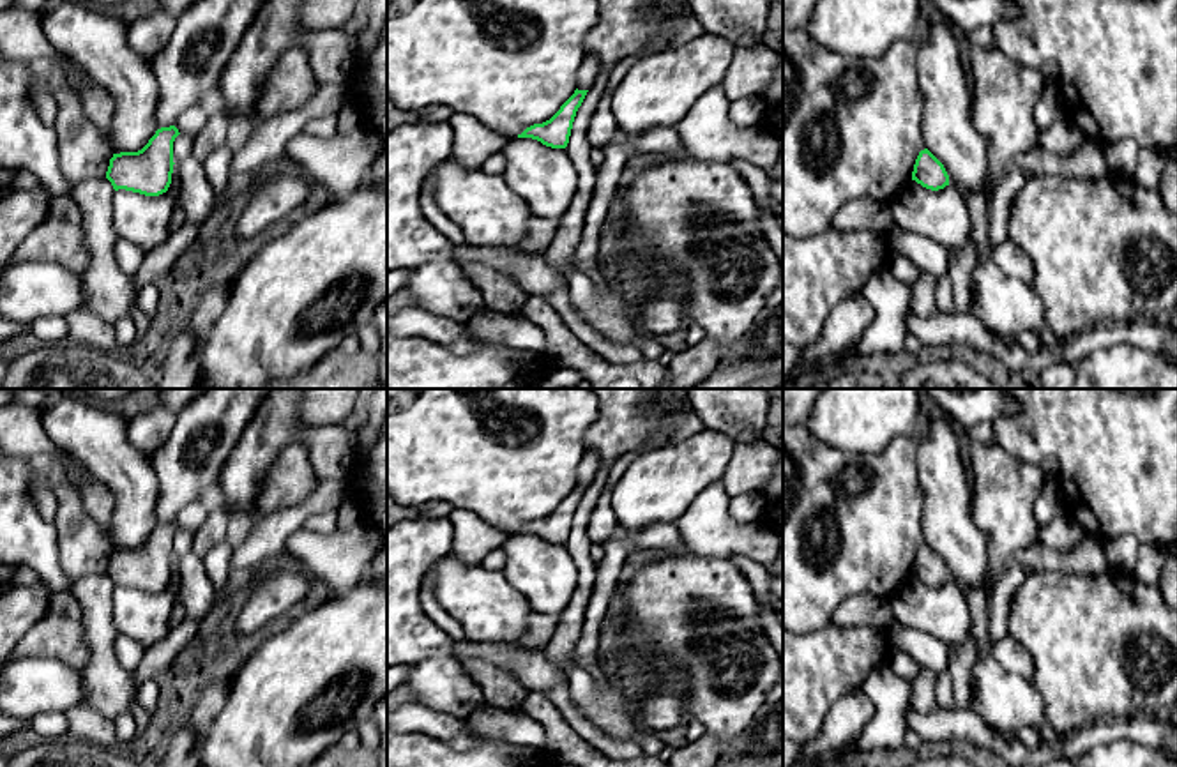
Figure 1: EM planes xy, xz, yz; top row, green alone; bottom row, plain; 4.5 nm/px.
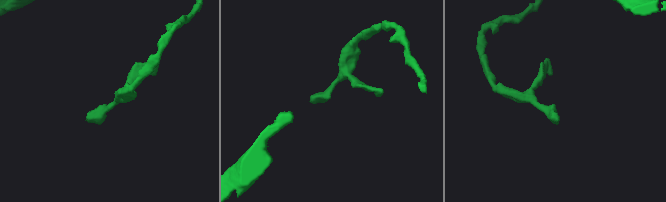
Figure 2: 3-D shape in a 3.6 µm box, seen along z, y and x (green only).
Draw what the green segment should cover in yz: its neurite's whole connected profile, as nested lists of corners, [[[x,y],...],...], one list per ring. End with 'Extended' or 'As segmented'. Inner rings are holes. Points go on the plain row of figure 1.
[[[928,544],[919,548],[912,567],[912,576],[931,587],[949,581],[949,571],[944,560]]]. As segmented

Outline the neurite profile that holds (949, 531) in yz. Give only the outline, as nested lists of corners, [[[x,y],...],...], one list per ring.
[[[923,419],[914,438],[924,495],[924,541],[944,560],[951,581],[960,589],[986,590],[986,535],[972,520],[972,486],[958,435],[949,421]]]

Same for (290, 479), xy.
[[[304,442],[288,444],[270,465],[256,495],[260,518],[277,509],[302,504],[309,498],[318,481],[308,445]]]

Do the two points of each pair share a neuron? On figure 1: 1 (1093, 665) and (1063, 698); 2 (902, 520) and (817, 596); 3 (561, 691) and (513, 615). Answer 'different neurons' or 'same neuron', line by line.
1: same neuron
2: same neuron
3: different neurons

